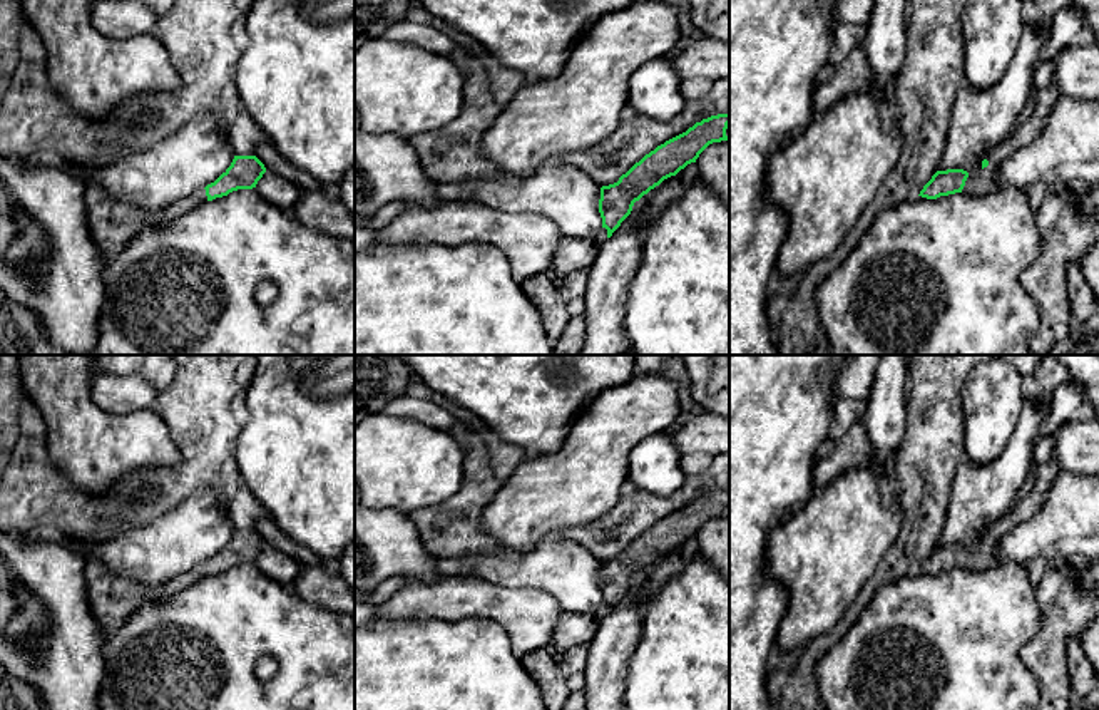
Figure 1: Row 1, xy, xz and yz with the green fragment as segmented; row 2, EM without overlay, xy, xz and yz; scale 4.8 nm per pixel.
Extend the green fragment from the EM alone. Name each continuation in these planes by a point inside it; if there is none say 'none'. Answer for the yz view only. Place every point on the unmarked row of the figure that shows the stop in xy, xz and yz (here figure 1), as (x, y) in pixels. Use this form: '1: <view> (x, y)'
1: yz (982, 558)

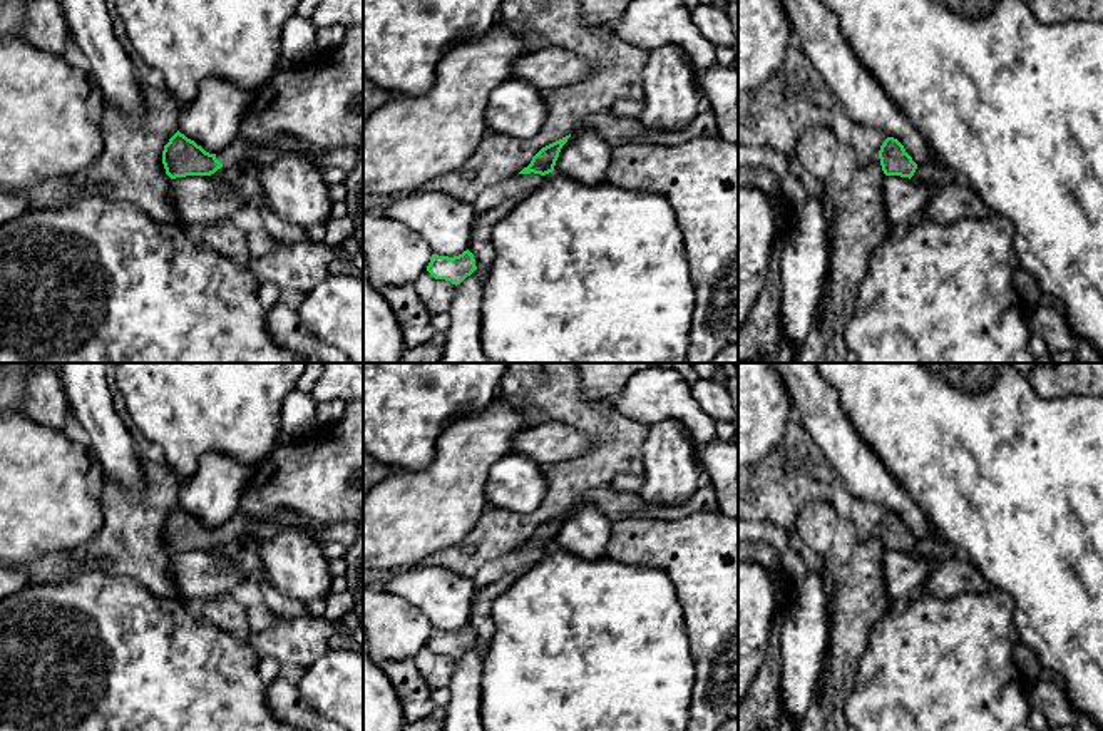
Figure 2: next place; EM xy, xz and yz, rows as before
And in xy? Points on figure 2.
1: xy (240, 526)

